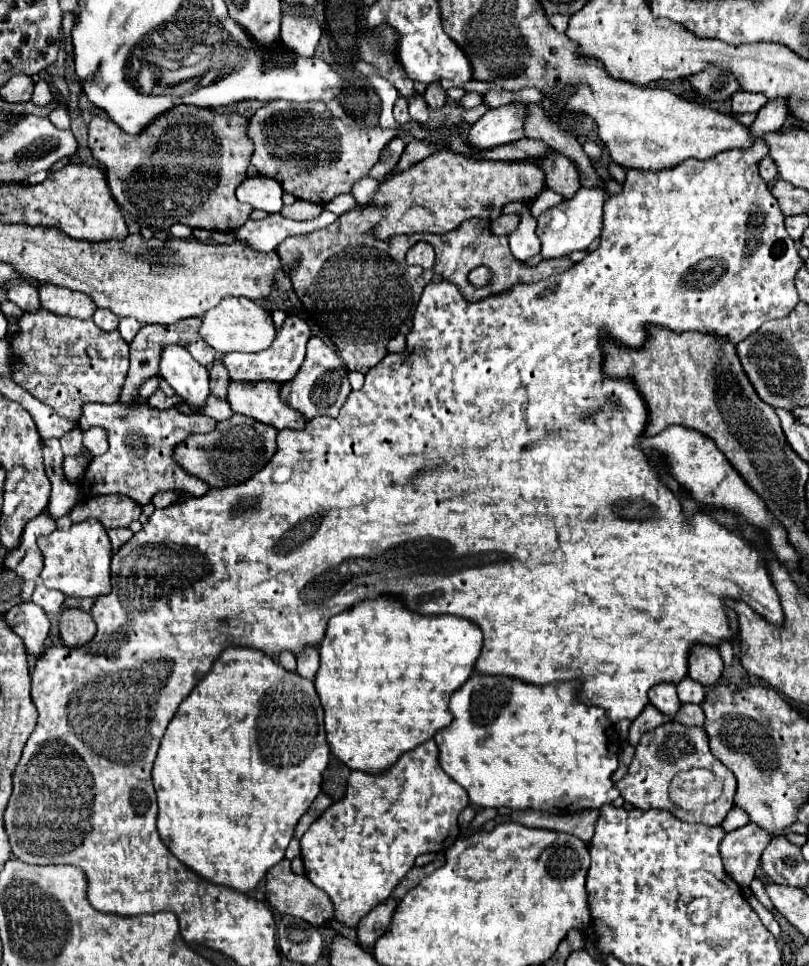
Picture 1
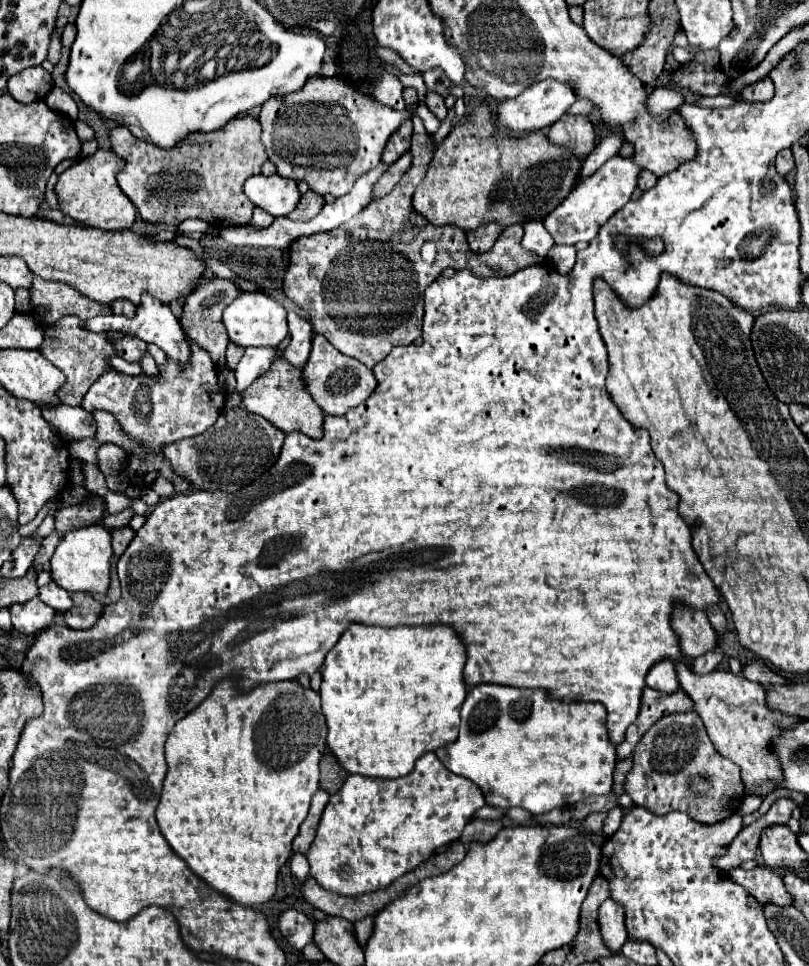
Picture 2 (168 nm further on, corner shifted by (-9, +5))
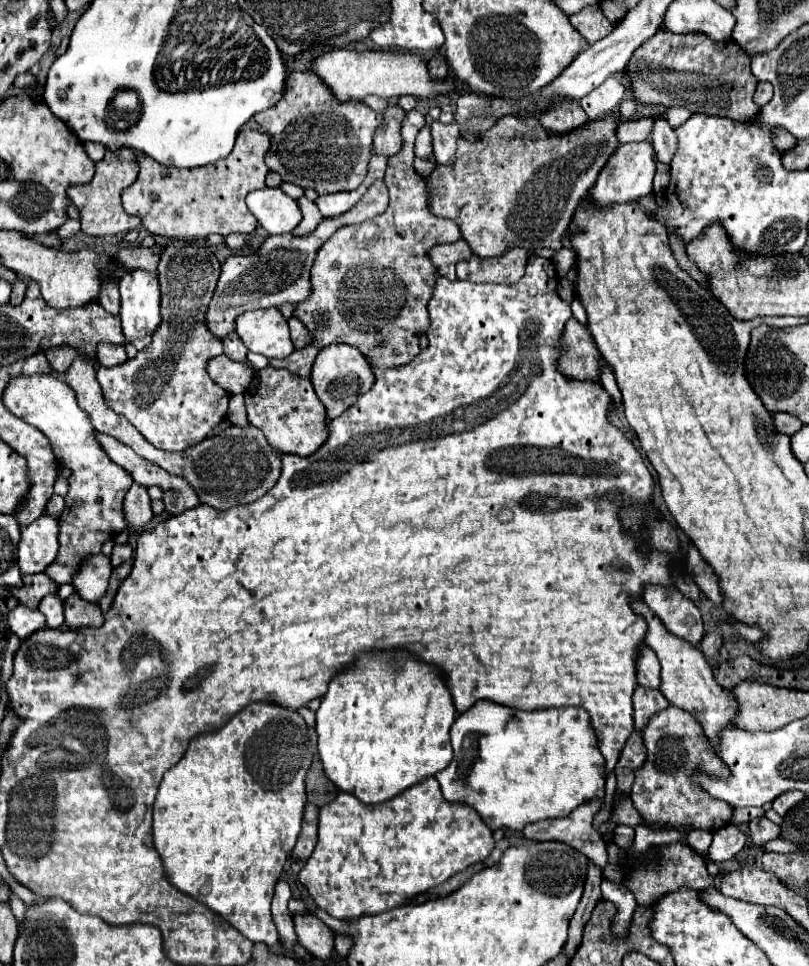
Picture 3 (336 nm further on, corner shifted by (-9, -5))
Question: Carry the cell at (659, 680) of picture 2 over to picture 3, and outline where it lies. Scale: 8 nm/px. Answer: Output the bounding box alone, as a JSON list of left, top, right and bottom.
[636,646,660,688]

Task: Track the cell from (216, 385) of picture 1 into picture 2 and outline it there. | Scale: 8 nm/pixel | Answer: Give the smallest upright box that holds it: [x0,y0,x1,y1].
[226,342,244,370]

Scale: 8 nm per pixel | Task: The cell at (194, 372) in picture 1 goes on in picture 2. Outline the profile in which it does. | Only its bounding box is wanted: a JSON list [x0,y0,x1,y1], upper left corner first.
[86,294,192,368]

